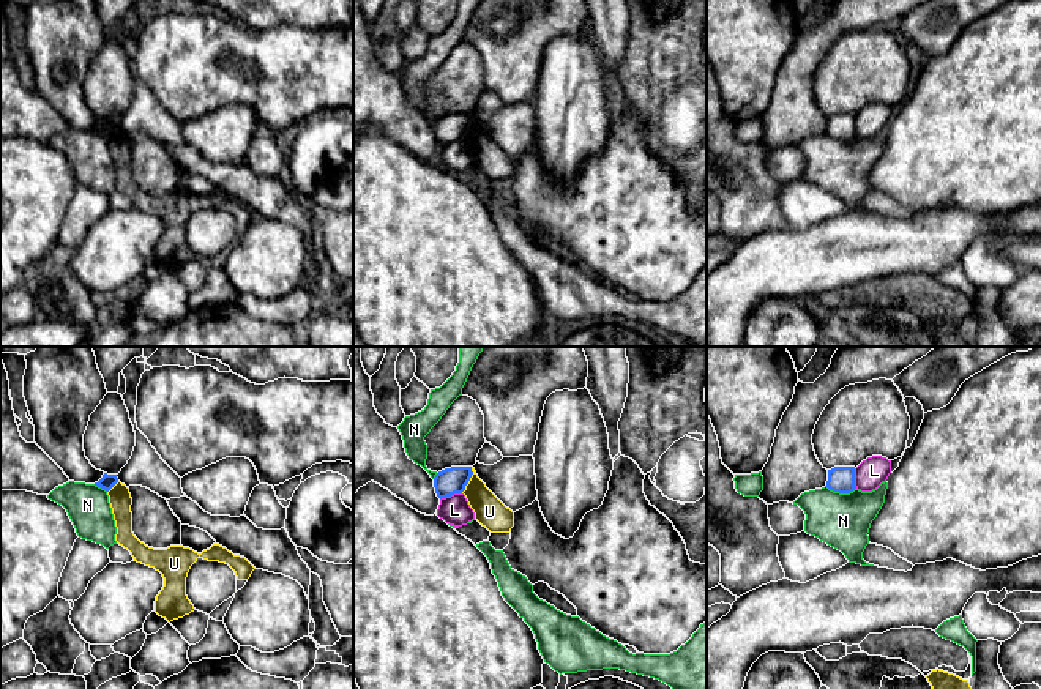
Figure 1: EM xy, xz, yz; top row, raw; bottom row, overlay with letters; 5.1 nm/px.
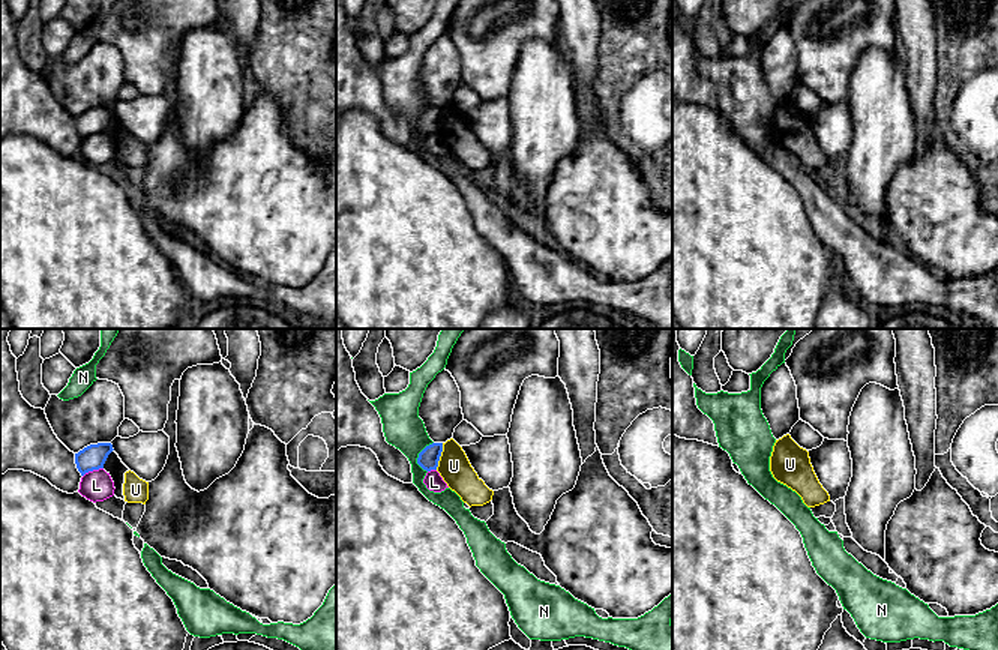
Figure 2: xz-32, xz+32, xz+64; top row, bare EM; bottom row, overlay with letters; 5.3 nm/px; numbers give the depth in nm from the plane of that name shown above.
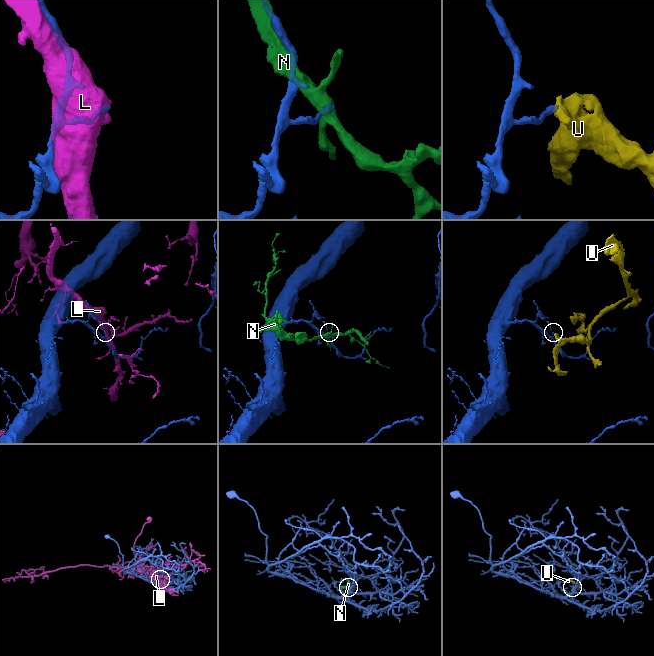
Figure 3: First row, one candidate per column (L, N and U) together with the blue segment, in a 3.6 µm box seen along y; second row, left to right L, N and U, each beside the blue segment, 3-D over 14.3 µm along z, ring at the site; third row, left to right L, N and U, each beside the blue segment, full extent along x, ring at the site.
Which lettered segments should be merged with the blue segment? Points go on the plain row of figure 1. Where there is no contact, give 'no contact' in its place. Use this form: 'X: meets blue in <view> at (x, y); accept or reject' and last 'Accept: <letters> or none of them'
L: meets blue in xz at (450, 142); reject
N: meets blue in yz at (841, 139); reject
U: meets blue in xz at (469, 126); reject
Accept: none of them

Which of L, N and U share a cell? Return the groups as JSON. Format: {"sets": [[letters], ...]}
{"sets": [["L"], ["N"], ["U"]]}

